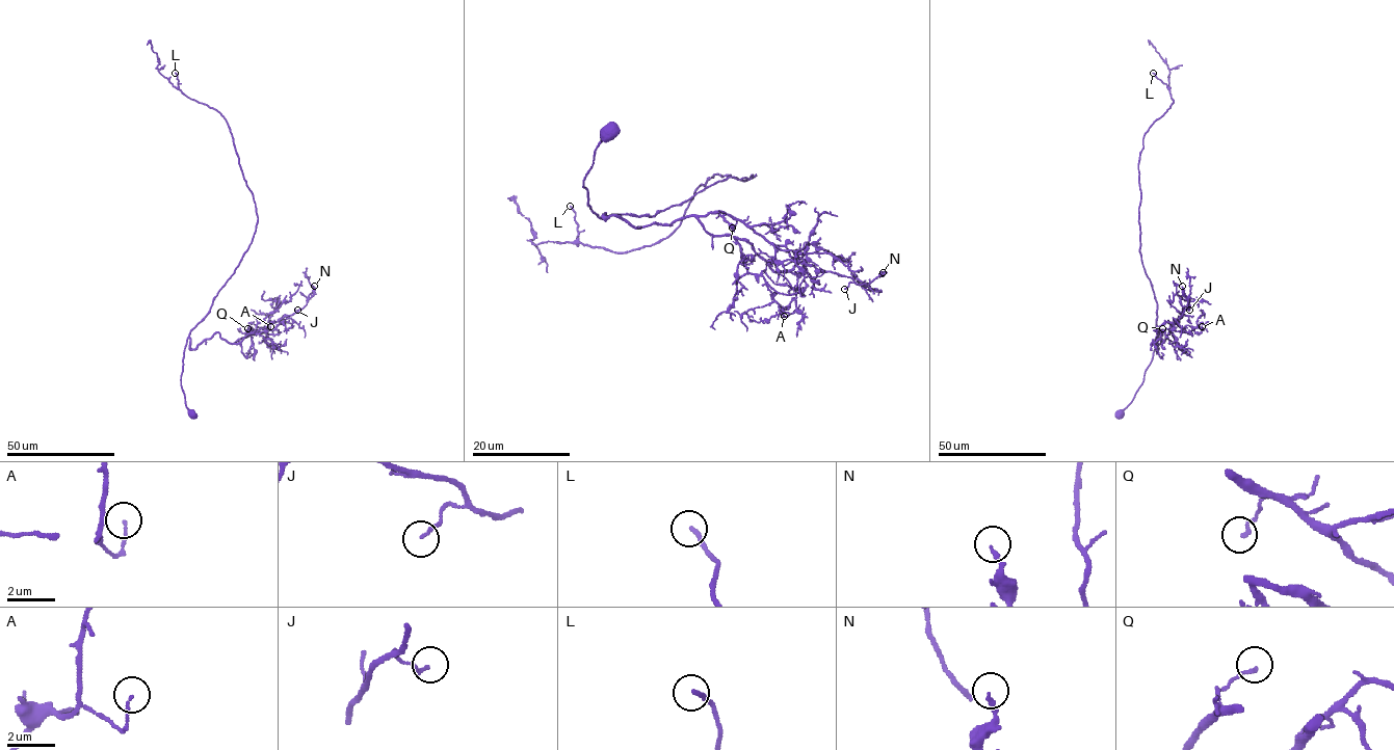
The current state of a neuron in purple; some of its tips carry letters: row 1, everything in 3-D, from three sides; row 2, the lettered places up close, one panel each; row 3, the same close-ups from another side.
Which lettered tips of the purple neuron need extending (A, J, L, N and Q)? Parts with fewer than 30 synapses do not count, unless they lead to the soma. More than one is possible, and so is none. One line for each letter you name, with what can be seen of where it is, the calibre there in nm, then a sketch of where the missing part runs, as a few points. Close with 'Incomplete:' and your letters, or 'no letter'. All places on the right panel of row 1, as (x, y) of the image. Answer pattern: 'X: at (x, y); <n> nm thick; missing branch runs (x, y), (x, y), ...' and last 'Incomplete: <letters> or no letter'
Incomplete: no letter

